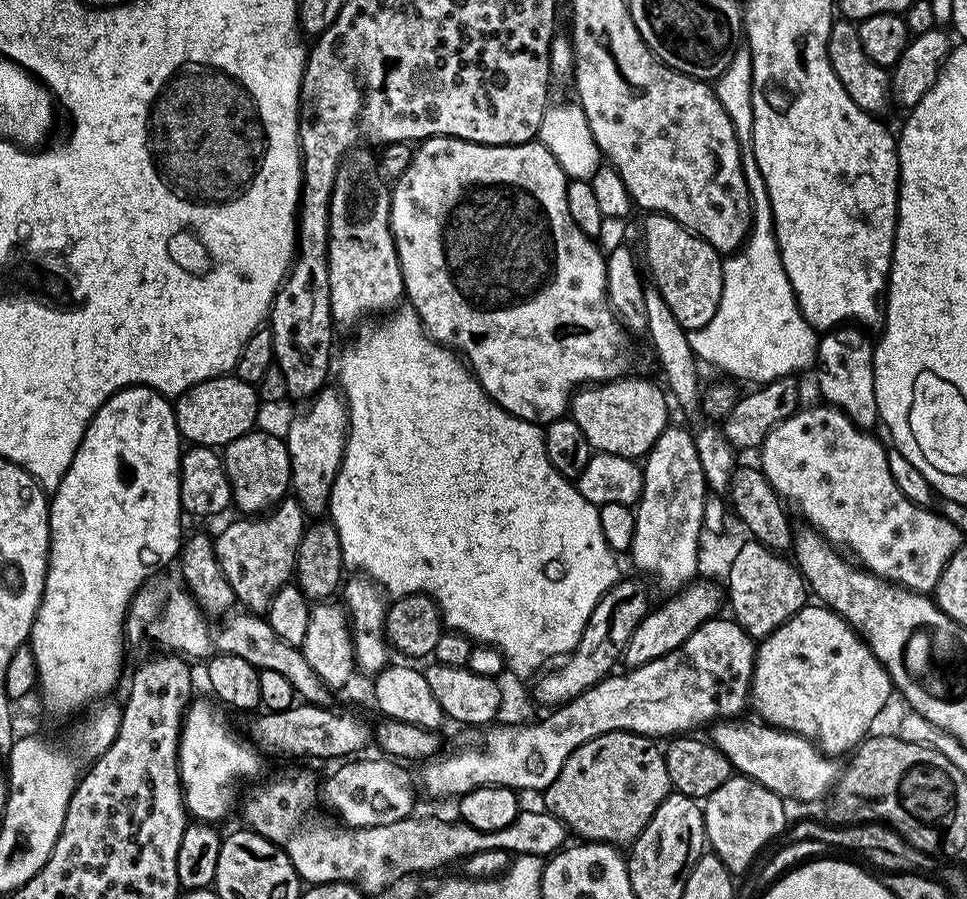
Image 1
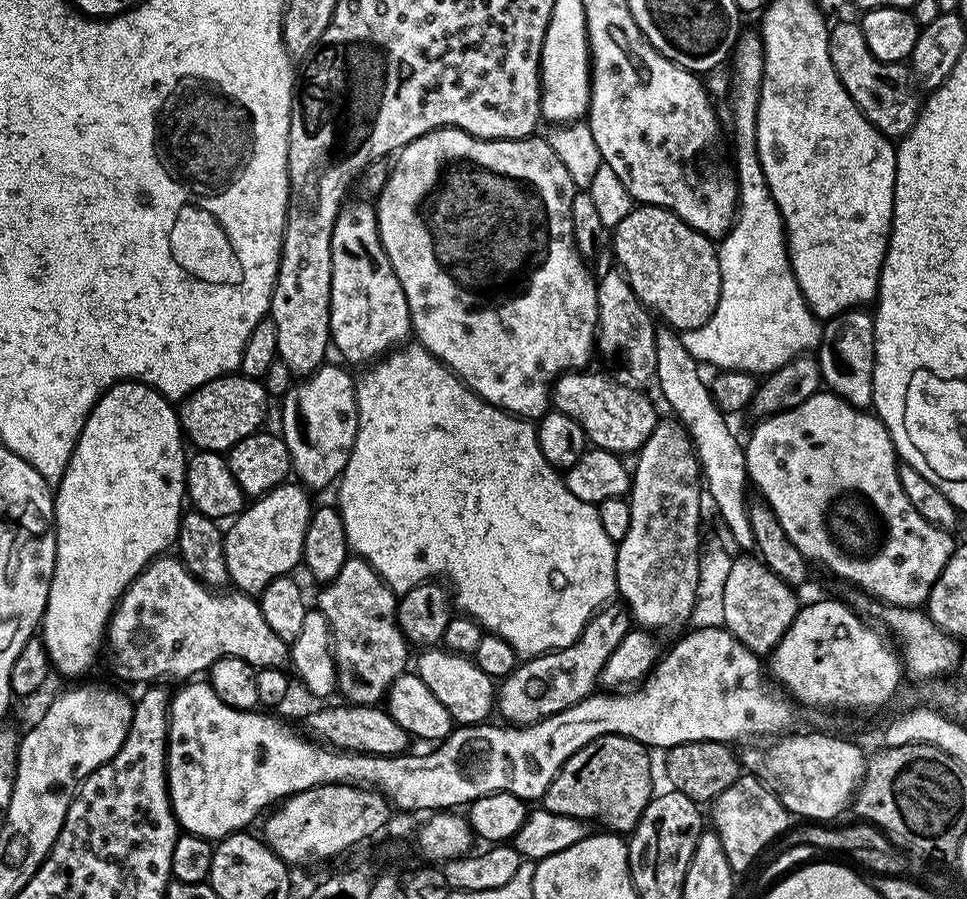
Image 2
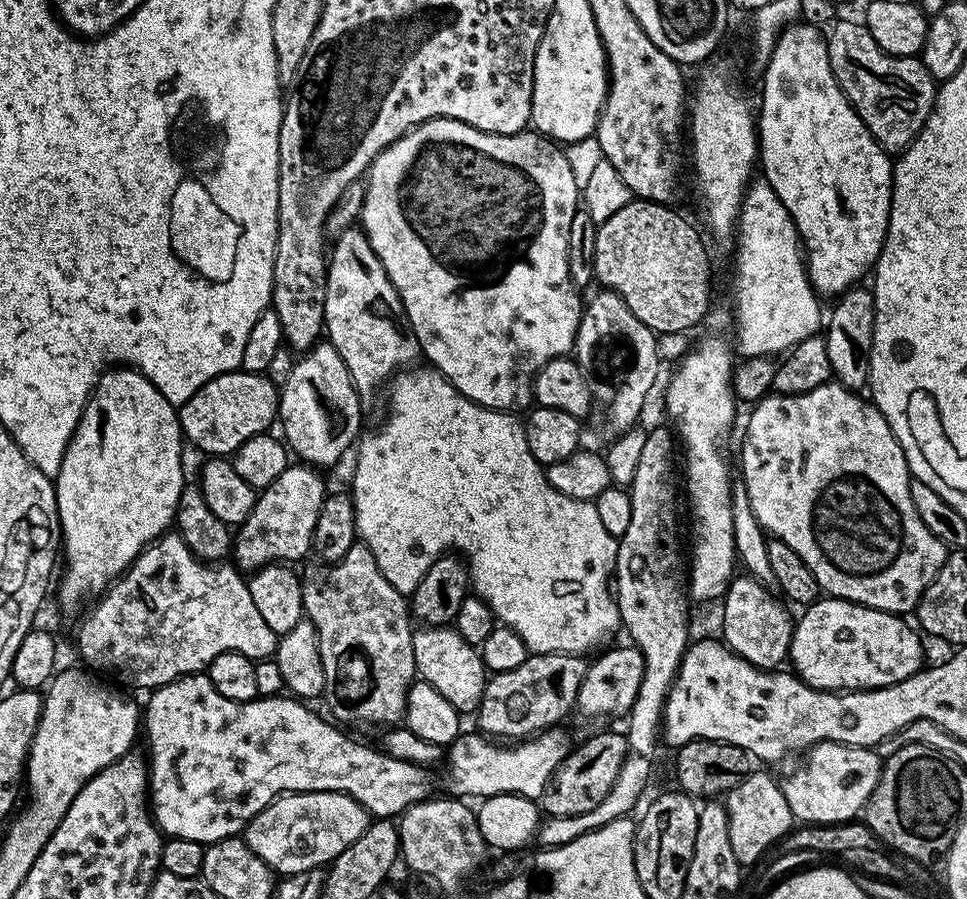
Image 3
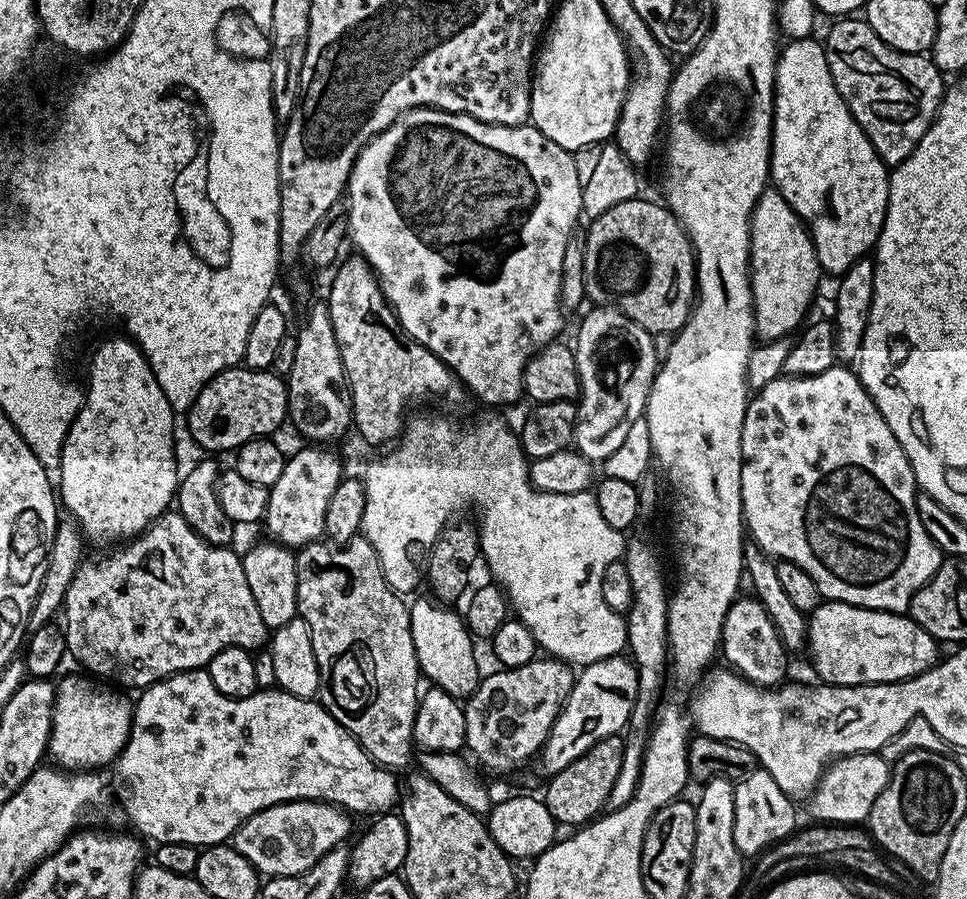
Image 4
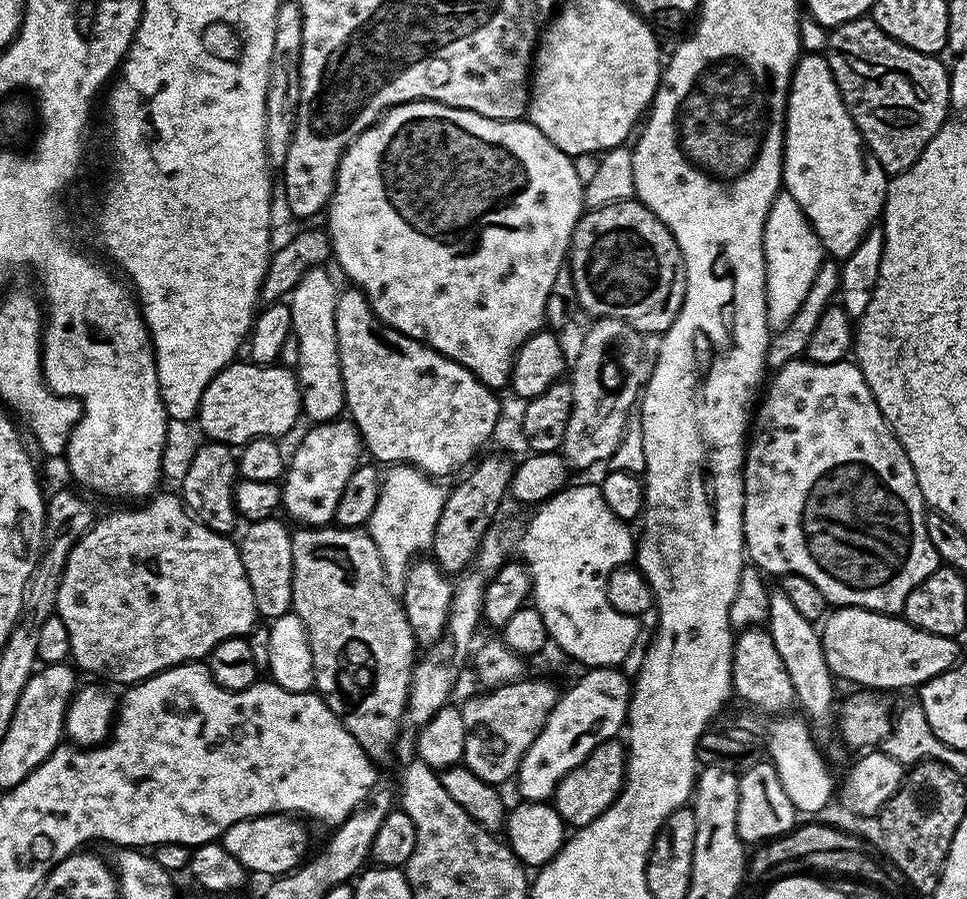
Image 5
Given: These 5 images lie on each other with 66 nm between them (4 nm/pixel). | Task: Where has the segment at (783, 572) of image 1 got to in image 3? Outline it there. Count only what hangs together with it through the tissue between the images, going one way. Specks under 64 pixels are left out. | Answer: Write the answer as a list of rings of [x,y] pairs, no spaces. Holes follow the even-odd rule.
[[[747,574],[737,575],[725,587],[722,593],[722,603],[725,610],[722,640],[723,643],[728,645],[731,652],[746,658],[746,662],[750,662],[755,668],[763,668],[765,670],[779,669],[783,665],[780,663],[783,660],[785,663],[789,659],[792,650],[794,620],[793,617],[788,617],[788,612],[784,609],[784,606],[786,606],[785,601],[769,585],[760,584],[754,577]]]

